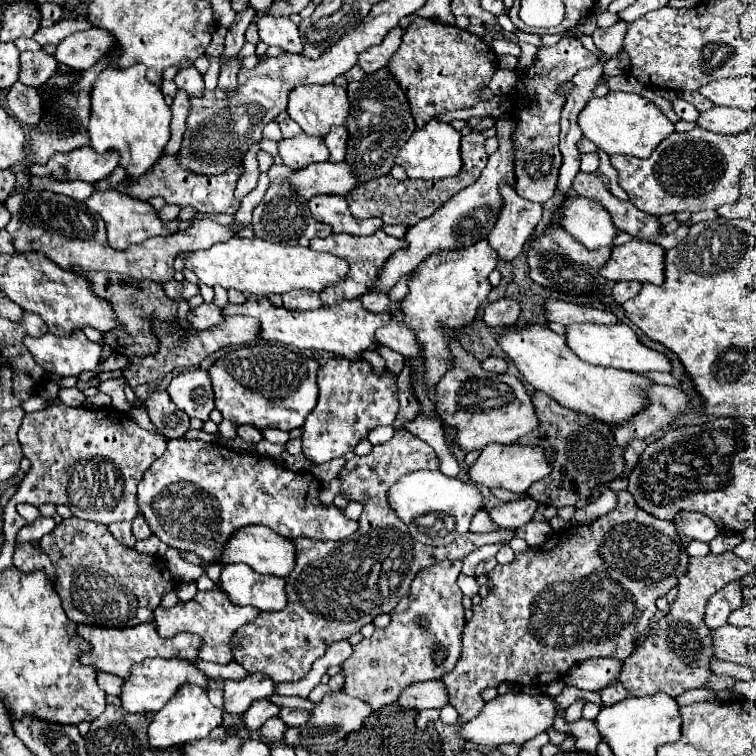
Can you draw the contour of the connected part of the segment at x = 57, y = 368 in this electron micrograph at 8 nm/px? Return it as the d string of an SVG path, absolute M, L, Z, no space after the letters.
M82 330L70 336L52 336L50 332L40 338L24 336L24 346L38 366L58 376L78 376L84 370L94 370L102 356L102 346L90 342Z

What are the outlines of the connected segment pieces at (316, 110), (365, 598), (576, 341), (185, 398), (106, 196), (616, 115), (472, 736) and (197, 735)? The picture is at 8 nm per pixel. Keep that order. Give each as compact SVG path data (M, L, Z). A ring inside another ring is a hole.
M336 84L300 86L288 96L288 116L310 136L326 136L332 126L344 124L348 116L346 88Z
M396 430L388 442L374 446L370 454L354 456L352 460L348 460L344 464L344 468L338 474L340 494L350 500L356 498L364 508L362 516L358 518L358 530L346 542L330 542L330 540L326 542L326 540L308 540L308 538L292 540L292 544L296 548L296 566L290 572L290 576L286 576L286 592L288 592L286 608L278 610L278 612L258 614L256 620L240 626L230 640L234 660L240 666L244 666L246 672L250 672L250 674L262 672L276 682L302 680L310 672L312 662L316 658L324 656L328 646L350 638L362 626L370 624L378 614L390 614L392 608L398 604L398 600L408 594L410 582L414 580L414 576L420 570L424 570L436 562L442 562L442 560L462 560L466 554L470 554L472 550L476 550L484 544L508 544L514 538L514 532L510 532L510 530L494 530L488 534L470 534L468 532L468 534L456 538L452 544L440 546L440 548L424 546L424 544L416 542L408 534L406 524L400 524L400 520L396 520L396 516L392 516L392 510L388 508L388 502L384 500L384 496L386 496L386 490L394 484L394 480L398 480L400 476L404 476L408 472L422 470L422 468L428 468L428 470L438 468L438 456L432 450L432 446L428 446L424 440L416 438L408 430Z
M618 322L618 324L570 324L566 326L566 346L576 352L584 362L596 364L596 366L606 366L606 368L618 368L618 370L628 370L628 372L670 372L670 362L664 354L654 352L646 348L642 342L638 342L636 332Z
M198 368L184 370L178 376L174 376L166 392L170 394L172 402L190 418L208 420L210 412L214 410L210 376L208 372L202 372Z
M114 188L110 190L96 190L86 202L88 208L92 208L94 212L100 214L100 218L106 222L106 232L108 232L108 244L112 244L114 248L128 248L132 244L144 242L148 238L154 236L166 236L178 230L178 220L172 220L168 224L162 224L156 210L148 204L148 202L140 202L136 198L124 196L122 192L116 192Z
M608 92L604 98L592 96L578 116L578 126L582 134L608 156L628 154L638 158L648 158L652 150L674 132L674 124L650 100L628 92Z
M524 692L498 694L494 700L484 702L480 714L460 726L458 736L474 746L500 746L500 744L524 744L536 734L552 728L556 706L548 696L532 696Z
M182 684L176 696L172 696L172 700L168 700L168 704L164 704L160 712L156 712L152 724L148 726L150 746L164 750L164 748L184 744L184 742L200 740L200 738L206 738L212 732L212 728L220 724L222 724L222 710L212 706L212 702L208 700L206 688L196 686L196 684Z

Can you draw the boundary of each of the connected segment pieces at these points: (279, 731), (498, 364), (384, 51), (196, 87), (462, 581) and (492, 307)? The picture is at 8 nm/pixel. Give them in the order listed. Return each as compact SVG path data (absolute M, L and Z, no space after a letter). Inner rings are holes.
M276 716L276 718L266 720L266 722L262 724L260 732L262 732L262 736L264 736L266 742L270 742L270 744L280 744L282 734L284 734L284 728L286 728L286 724Z
M490 356L490 358L486 358L486 360L482 362L482 368L488 370L488 372L498 372L498 374L502 374L502 372L506 372L506 360L504 360L504 358Z
M396 26L388 32L388 36L384 38L382 44L378 46L370 46L368 50L360 52L358 56L358 64L362 66L362 70L368 74L368 72L376 72L378 68L386 66L390 62L390 58L394 56L396 48L400 46L402 42L402 36L404 36L404 28Z
M188 66L188 68L182 68L178 70L176 78L174 78L176 86L186 90L188 96L202 96L202 90L204 90L204 80L202 80L202 74L194 68L194 66Z
M460 574L460 576L458 576L458 580L456 580L456 584L458 584L458 588L462 590L462 594L466 594L466 596L470 596L470 598L478 592L478 584L476 584L474 576Z
M500 298L484 306L484 322L488 326L512 326L520 316L520 302L516 298Z

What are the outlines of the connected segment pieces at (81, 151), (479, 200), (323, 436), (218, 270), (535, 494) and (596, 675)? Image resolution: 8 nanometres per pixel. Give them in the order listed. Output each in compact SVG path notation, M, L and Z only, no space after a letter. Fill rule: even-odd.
M84 146L66 152L64 156L54 156L52 166L48 164L32 166L32 174L48 176L48 172L56 172L56 176L64 176L64 180L84 180L94 184L110 176L118 162L120 162L118 152L108 150L104 154L98 154L92 146Z
M498 118L496 120L496 138L500 142L500 148L488 158L488 164L486 164L480 180L476 180L476 184L472 184L472 186L460 190L456 196L452 196L452 200L448 200L448 204L444 204L430 218L424 218L416 226L408 228L408 232L404 236L404 240L408 242L408 250L396 250L392 254L392 258L386 260L384 268L380 270L378 278L374 280L376 292L388 294L390 288L404 274L412 272L418 264L428 260L434 252L440 252L440 250L450 252L450 250L468 248L468 246L476 244L478 240L482 240L482 234L488 236L488 232L496 224L496 216L498 216L500 204L502 204L500 192L498 192L500 180L508 180L508 184L512 184L512 186L516 182L516 180L512 180L512 118Z
M332 356L318 370L318 388L318 404L302 426L302 454L312 464L324 464L352 452L372 428L384 424L390 426L398 414L396 376L388 370L380 376L374 374L366 360L344 360L342 356Z
M232 238L224 244L214 244L208 250L186 252L184 268L192 270L206 286L222 286L226 290L234 288L258 298L270 294L282 296L292 290L322 292L348 274L348 262L338 256L314 252L302 246L280 246L260 238Z
M538 390L532 394L532 402L536 408L538 426L530 434L522 436L518 444L542 448L552 472L528 488L530 498L534 498L538 504L554 508L574 506L578 500L586 500L598 486L606 488L614 478L622 476L624 452L618 448L614 432L608 428L608 424L588 414L564 408L548 394Z
M612 658L586 660L584 664L578 664L576 668L572 668L572 672L568 672L564 682L580 690L600 690L616 682L620 670L622 670L620 660L612 660Z

